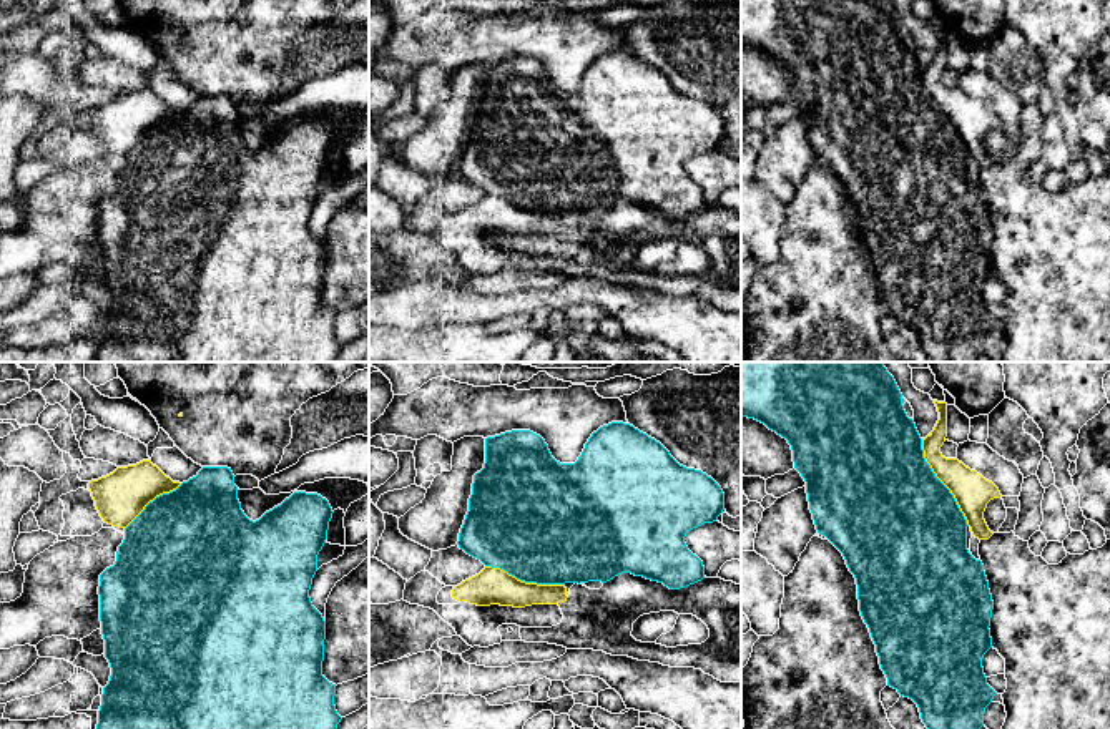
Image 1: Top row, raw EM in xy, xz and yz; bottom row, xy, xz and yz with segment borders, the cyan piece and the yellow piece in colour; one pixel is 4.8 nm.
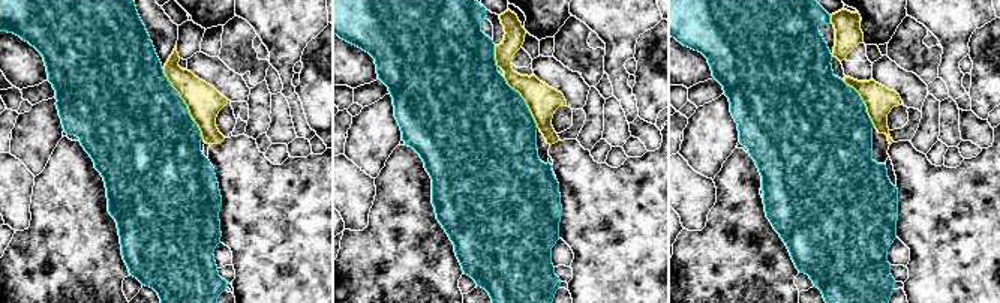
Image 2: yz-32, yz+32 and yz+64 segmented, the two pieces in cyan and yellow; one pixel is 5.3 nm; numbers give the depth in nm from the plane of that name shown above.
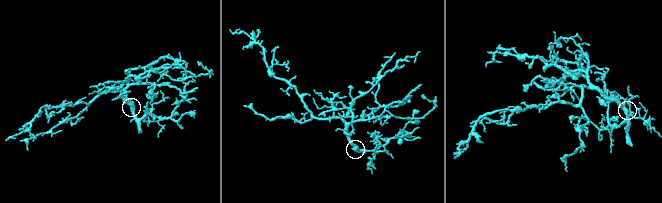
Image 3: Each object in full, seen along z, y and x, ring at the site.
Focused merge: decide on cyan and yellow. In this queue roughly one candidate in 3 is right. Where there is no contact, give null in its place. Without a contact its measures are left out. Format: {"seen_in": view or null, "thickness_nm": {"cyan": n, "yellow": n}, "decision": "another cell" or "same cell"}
{"seen_in": "yz", "thickness_nm": {"cyan": 500, "yellow": 180}, "decision": "another cell"}

